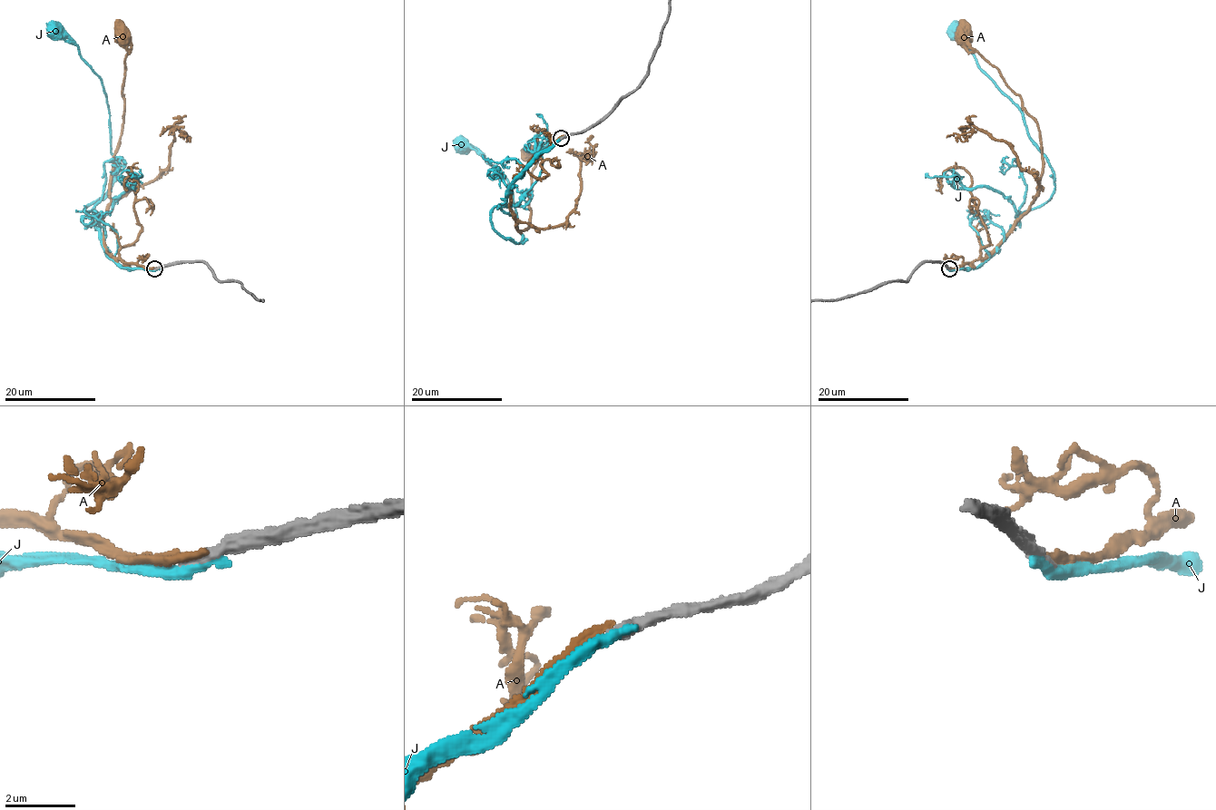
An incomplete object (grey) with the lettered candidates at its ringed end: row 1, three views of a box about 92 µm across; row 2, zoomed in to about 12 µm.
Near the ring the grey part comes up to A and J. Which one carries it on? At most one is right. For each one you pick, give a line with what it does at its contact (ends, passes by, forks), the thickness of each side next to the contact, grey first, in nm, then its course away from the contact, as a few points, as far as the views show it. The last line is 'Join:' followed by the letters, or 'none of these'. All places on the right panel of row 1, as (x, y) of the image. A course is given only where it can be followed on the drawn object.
Join: none of these

